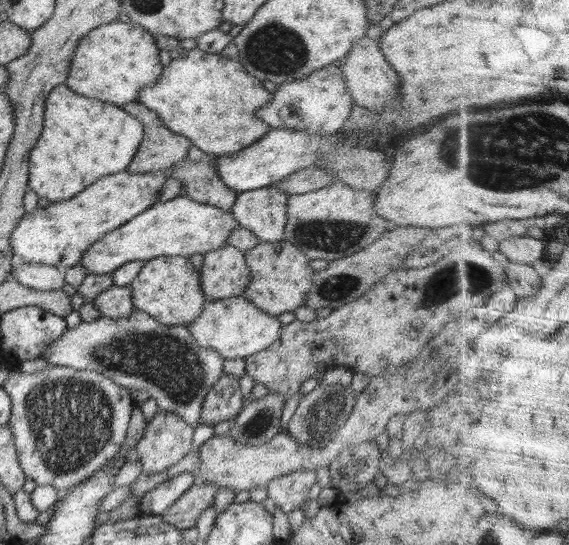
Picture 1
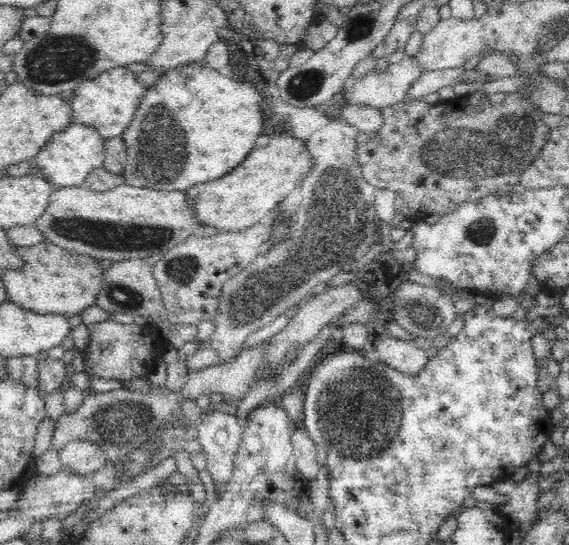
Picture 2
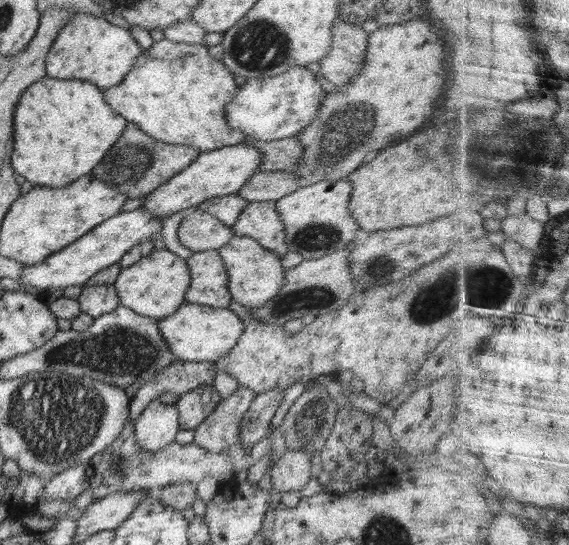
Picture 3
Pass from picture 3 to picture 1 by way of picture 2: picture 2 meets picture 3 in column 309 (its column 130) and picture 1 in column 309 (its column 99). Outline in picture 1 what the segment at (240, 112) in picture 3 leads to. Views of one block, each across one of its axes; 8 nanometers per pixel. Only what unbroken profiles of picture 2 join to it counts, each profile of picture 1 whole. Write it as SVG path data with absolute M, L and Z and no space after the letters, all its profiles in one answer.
M338 64L316 70L306 78L284 82L272 93L270 104L256 110L256 115L272 129L306 131L310 134L332 135L350 126L348 116L355 102L346 89L346 81Z

